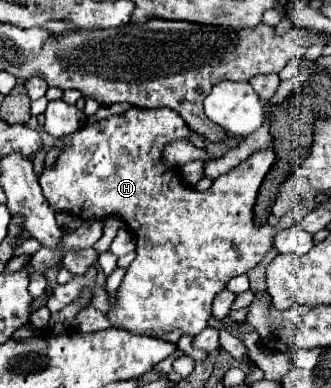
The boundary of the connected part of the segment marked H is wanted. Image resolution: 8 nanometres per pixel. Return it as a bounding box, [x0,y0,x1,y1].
[40,107,278,335]

